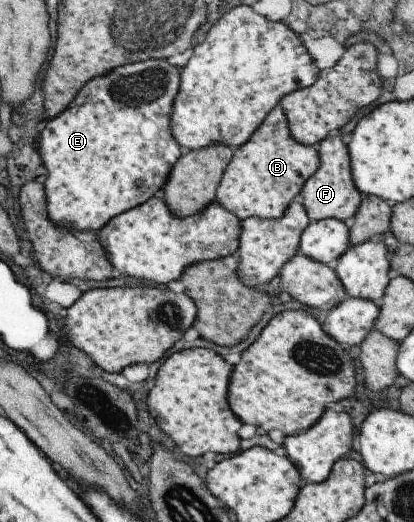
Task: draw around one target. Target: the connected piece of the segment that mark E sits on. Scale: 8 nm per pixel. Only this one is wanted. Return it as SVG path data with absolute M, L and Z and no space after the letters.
M147 59L145 61L133 62L127 66L118 66L103 76L92 78L81 90L79 94L73 98L73 102L58 114L55 118L49 120L47 127L40 134L37 144L40 156L43 160L43 166L47 168L47 179L44 182L45 198L47 198L47 212L49 212L49 220L66 230L79 231L98 231L118 214L127 212L155 196L155 192L164 188L171 169L175 163L181 158L183 148L177 144L177 140L173 138L171 132L171 108L173 108L173 100L179 92L179 84L181 84L181 69L171 65L166 59Z

